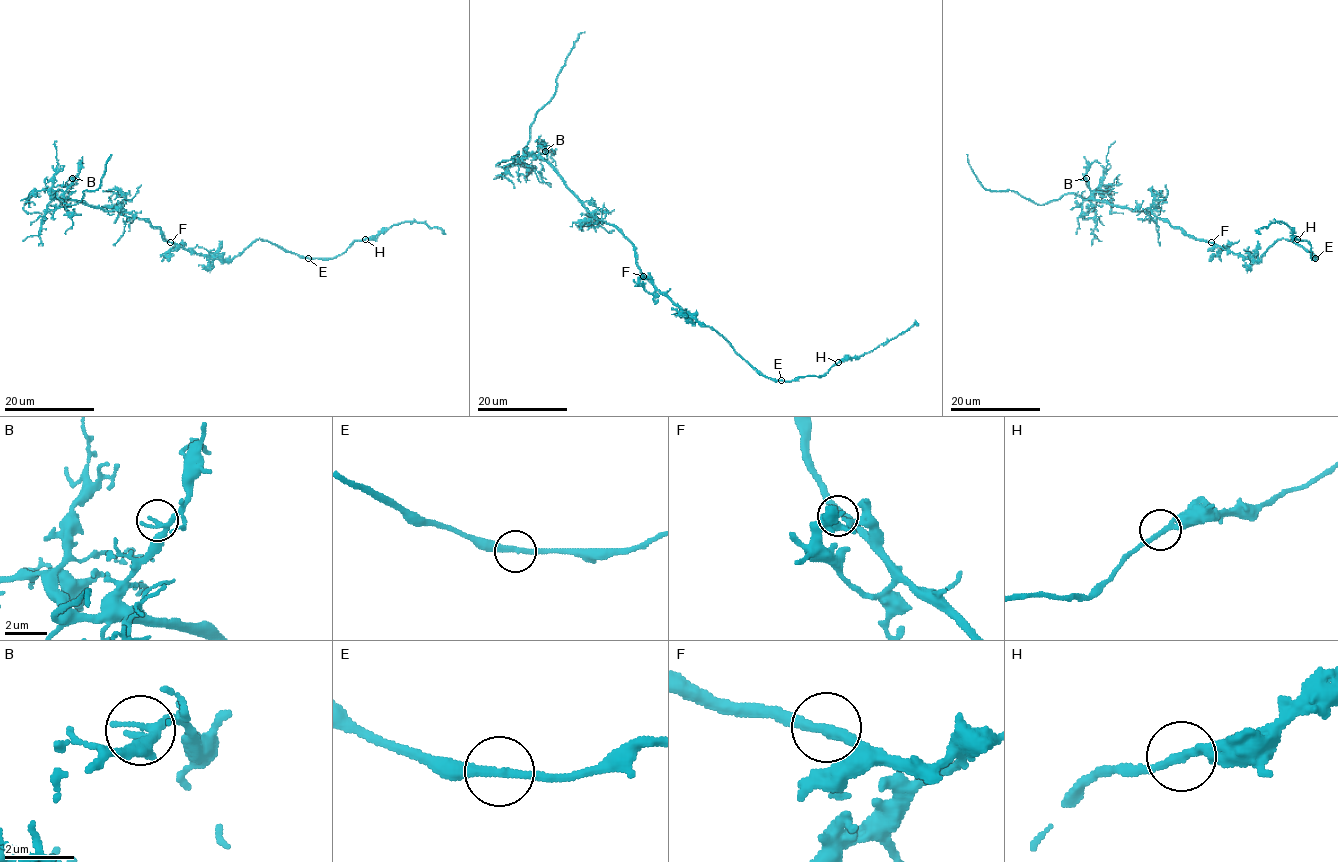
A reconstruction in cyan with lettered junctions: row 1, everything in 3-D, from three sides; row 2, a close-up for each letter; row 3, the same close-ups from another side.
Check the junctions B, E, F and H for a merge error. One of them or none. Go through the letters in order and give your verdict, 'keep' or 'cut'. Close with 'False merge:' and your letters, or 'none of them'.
B: keep
E: keep
F: keep
H: keep
False merge: none of them

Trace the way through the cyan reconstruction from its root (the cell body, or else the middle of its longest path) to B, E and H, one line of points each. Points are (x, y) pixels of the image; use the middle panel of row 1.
B: (644, 275), (636, 261), (635, 248), (614, 226), (599, 222), (565, 181), (537, 157), (545, 151)
E: (644, 275), (685, 312), (713, 328), (764, 375), (781, 381)
H: (644, 275), (685, 312), (713, 328), (738, 354), (768, 377), (795, 381), (805, 376), (822, 376), (838, 362)

